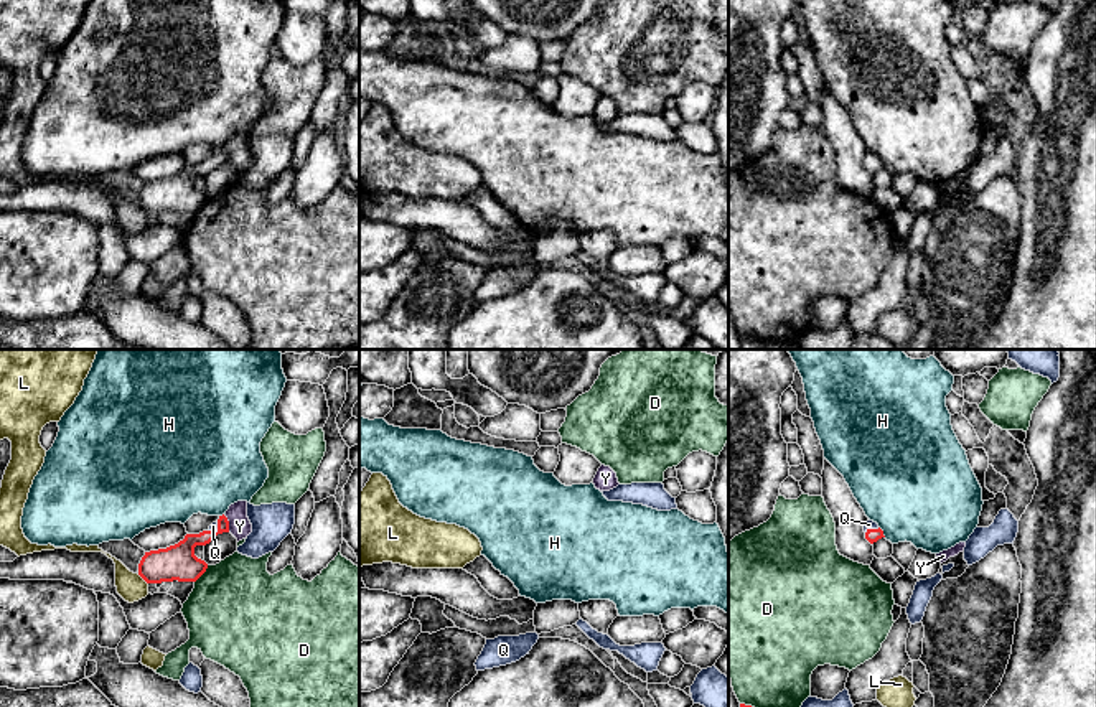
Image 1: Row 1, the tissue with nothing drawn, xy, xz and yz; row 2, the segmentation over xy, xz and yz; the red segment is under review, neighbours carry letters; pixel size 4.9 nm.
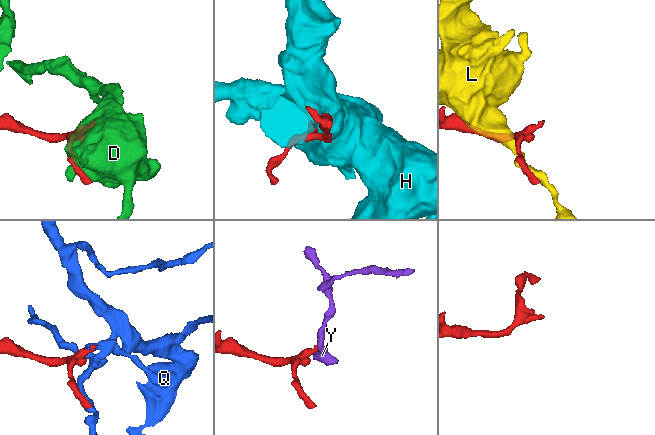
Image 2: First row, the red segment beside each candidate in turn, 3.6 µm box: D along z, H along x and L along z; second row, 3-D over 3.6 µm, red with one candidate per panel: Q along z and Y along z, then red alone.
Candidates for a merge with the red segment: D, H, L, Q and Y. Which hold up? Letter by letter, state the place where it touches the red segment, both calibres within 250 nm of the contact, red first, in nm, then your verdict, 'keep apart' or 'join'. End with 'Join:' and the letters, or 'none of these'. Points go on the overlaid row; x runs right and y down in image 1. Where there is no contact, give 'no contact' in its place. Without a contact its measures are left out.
D: meets red in xy at (203, 572); 180 nm thick on the red side, 480 nm on the other; keep apart
H: meets red in yz at (882, 531); 70 nm thick on the red side, 480 nm on the other; keep apart
L: meets red in xy at (142, 577); 180 nm thick on the red side, 140 nm on the other; keep apart
Q: meets red in xy at (218, 529); 180 nm thick on the red side, 40 nm on the other; join
Y: meets red in xy at (228, 523); 100 nm thick on the red side, 110 nm on the other; keep apart
Join: Q

